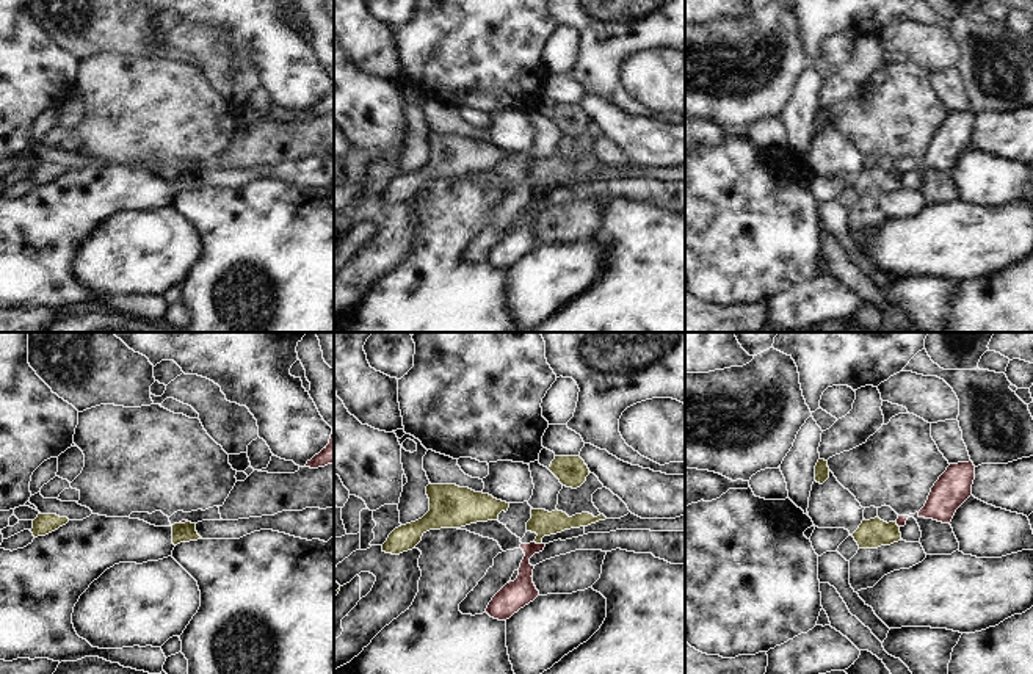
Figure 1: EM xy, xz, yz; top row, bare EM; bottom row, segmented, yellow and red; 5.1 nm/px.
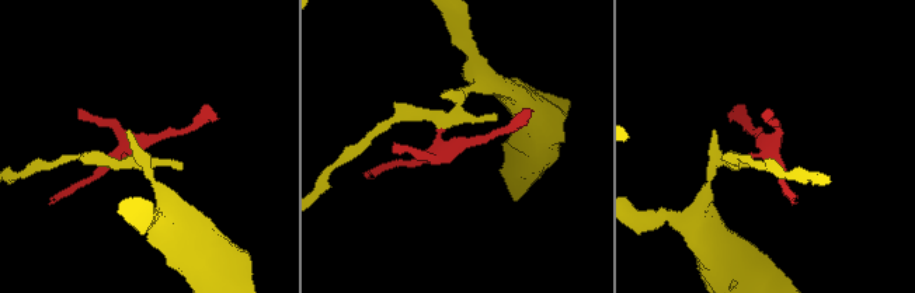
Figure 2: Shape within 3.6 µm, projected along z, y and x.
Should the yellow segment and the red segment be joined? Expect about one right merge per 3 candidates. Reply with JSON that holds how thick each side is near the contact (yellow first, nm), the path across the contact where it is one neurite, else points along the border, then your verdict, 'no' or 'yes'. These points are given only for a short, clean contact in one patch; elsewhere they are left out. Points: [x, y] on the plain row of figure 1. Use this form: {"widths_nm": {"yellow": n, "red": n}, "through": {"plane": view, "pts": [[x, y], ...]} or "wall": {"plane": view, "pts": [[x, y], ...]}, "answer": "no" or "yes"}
{"widths_nm": {"yellow": 130, "red": 120}, "wall": {"plane": "xz", "pts": [[533, 190], [541, 193]]}, "answer": "no"}

